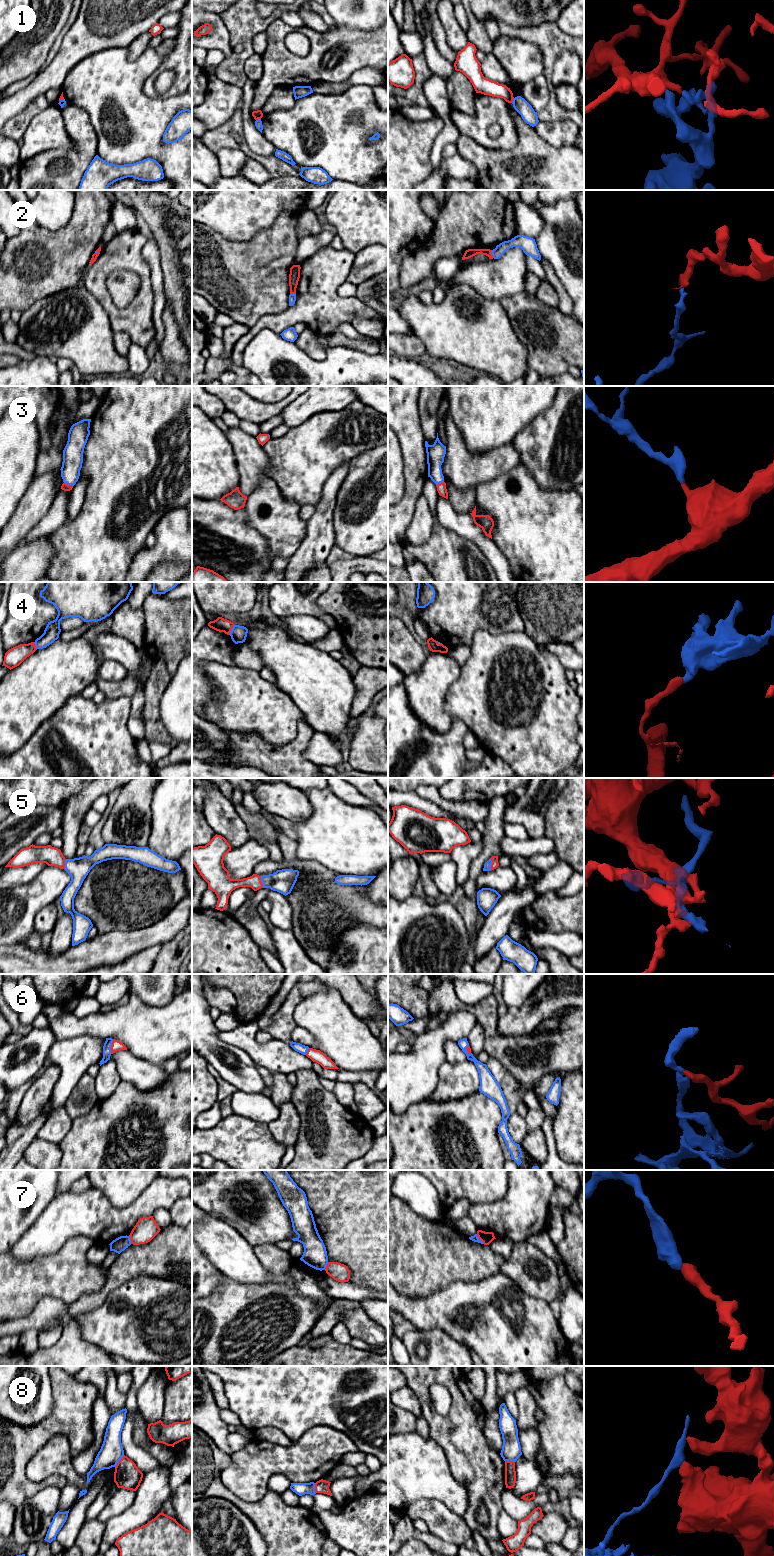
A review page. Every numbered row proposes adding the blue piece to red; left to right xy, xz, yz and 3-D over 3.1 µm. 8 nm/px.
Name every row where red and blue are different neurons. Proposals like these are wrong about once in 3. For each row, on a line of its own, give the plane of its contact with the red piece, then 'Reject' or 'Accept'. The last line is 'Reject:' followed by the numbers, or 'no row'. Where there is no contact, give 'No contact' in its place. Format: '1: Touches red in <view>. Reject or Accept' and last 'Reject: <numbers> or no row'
1: Touches red in xz. Reject
2: Touches red in yz. Reject
3: Touches red in xy. Accept
4: Touches red in xz. Reject
5: Touches red in xz. Accept
6: Touches red in xy. Accept
7: Touches red in yz. Reject
8: Touches red in xy. Reject
Reject: 1, 2, 4, 7, 8

